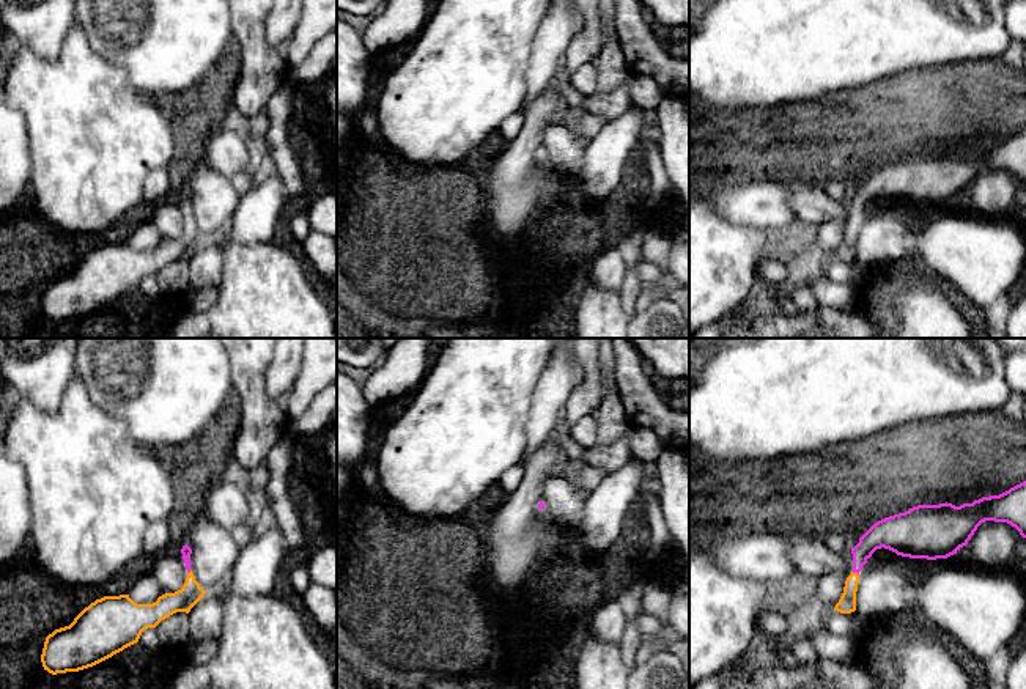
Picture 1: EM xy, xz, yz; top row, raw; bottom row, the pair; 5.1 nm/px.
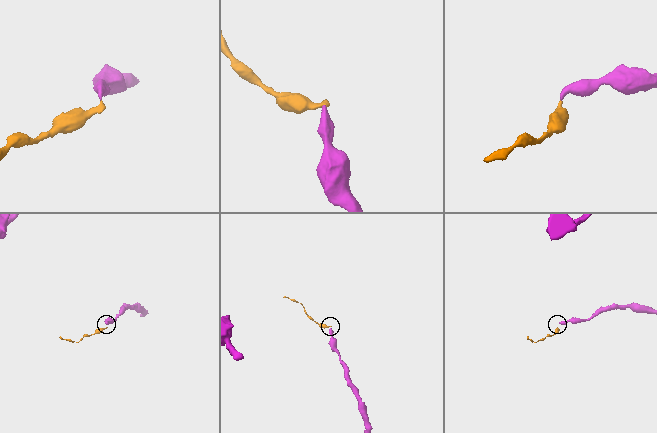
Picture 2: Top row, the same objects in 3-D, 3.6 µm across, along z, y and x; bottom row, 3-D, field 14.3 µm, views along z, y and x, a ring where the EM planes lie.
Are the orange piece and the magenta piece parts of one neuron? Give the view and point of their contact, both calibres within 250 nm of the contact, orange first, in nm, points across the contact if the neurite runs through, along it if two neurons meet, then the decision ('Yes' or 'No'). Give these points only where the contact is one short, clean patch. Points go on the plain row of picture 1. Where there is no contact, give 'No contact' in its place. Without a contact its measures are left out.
Touches orange at yz (855, 221). Thickness 90 nm (orange) against 140 nm. Path across: yz (847, 250), (855, 221), (859, 203), (883, 181). Yes

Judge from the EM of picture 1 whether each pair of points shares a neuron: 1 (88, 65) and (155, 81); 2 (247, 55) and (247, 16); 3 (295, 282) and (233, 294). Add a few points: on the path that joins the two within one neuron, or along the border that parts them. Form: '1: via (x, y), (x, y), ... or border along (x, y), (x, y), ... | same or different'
1: border along (98, 52), (120, 66), (136, 88), (161, 92) | different
2: via (247, 46), (247, 25) | same
3: via (279, 294), (249, 294) | same

